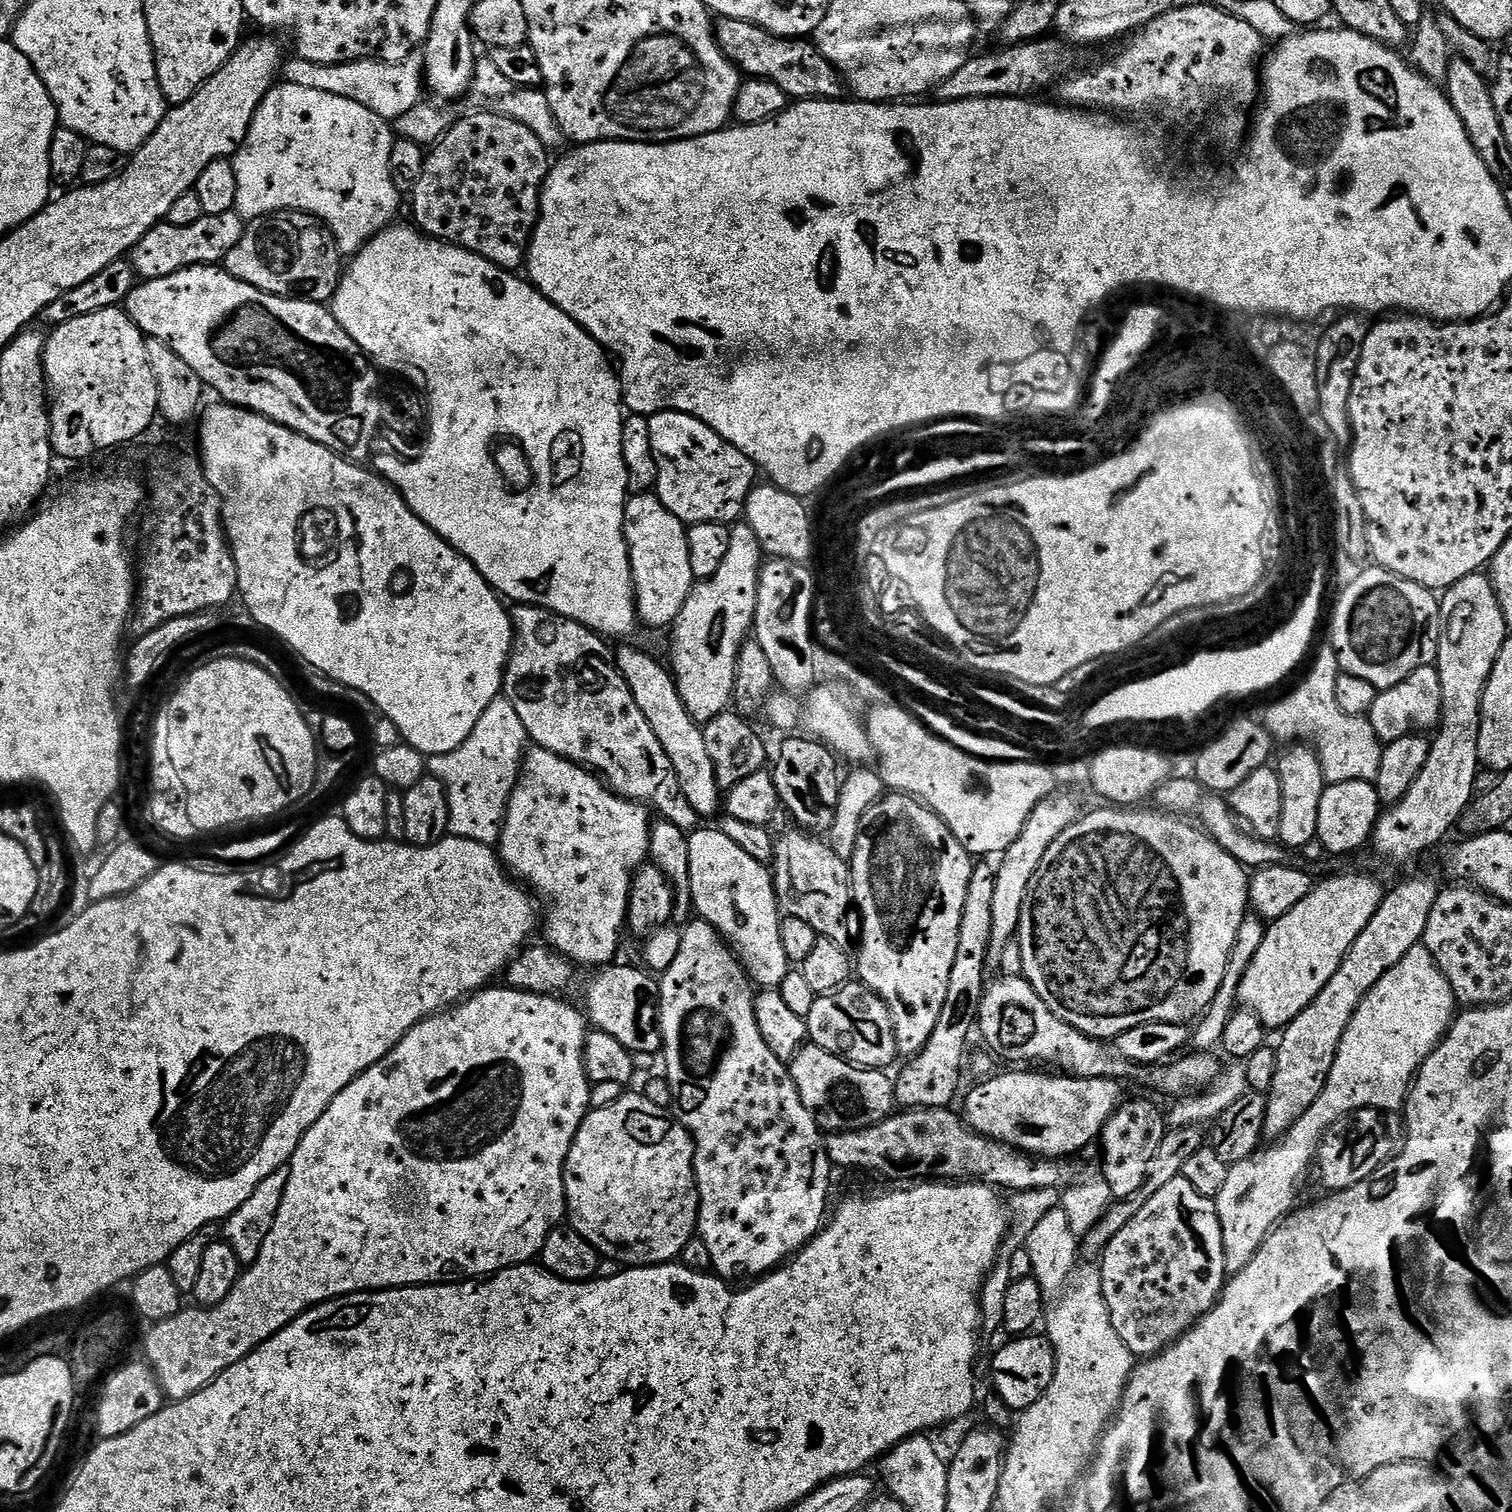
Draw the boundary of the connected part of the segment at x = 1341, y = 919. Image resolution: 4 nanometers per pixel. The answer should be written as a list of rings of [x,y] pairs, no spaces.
[[[1332,876],[1321,884],[1319,881],[1308,891],[1306,898],[1298,902],[1298,906],[1268,924],[1266,938],[1262,938],[1262,946],[1258,946],[1258,954],[1254,954],[1254,962],[1246,970],[1238,986],[1236,999],[1239,1007],[1254,1010],[1265,1029],[1285,1028],[1294,1017],[1302,1014],[1302,1010],[1306,1010],[1306,1006],[1310,1006],[1310,1002],[1314,1002],[1314,998],[1318,998],[1322,986],[1326,986],[1326,982],[1334,978],[1334,970],[1342,966],[1342,958],[1346,958],[1358,934],[1366,930],[1366,922],[1374,918],[1374,910],[1378,910],[1385,895],[1386,888],[1368,876]]]

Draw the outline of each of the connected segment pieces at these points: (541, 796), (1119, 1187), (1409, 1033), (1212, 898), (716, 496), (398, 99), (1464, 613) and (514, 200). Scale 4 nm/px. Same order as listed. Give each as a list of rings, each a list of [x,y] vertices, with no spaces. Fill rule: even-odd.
[[[533,747],[524,757],[520,777],[508,799],[498,855],[505,869],[517,881],[523,882],[541,901],[544,899],[548,903],[548,917],[542,920],[547,947],[577,966],[607,966],[617,959],[620,935],[626,932],[632,873],[649,859],[648,814],[645,805],[617,796],[599,776],[550,750]]]
[[[1144,1100],[1121,1103],[1116,1113],[1105,1122],[1104,1130],[1098,1137],[1098,1145],[1104,1151],[1102,1179],[1110,1186],[1117,1201],[1130,1199],[1144,1185],[1165,1131],[1165,1117],[1163,1120],[1159,1110]]]
[[[1423,943],[1413,946],[1362,998],[1358,1010],[1350,1018],[1346,1032],[1338,1046],[1338,1054],[1334,1054],[1334,1066],[1330,1066],[1330,1074],[1326,1078],[1326,1086],[1322,1086],[1322,1094],[1314,1098],[1310,1110],[1290,1126],[1289,1132],[1281,1136],[1271,1146],[1252,1157],[1229,1167],[1226,1174],[1226,1186],[1215,1196],[1216,1213],[1222,1226],[1222,1246],[1224,1247],[1224,1271],[1235,1274],[1243,1270],[1258,1254],[1262,1242],[1293,1211],[1297,1203],[1296,1191],[1300,1188],[1300,1179],[1309,1172],[1310,1165],[1316,1159],[1316,1148],[1320,1145],[1324,1132],[1334,1122],[1338,1122],[1346,1114],[1357,1112],[1363,1108],[1373,1108],[1379,1112],[1399,1113],[1404,1101],[1408,1098],[1408,1090],[1415,1080],[1417,1072],[1424,1064],[1426,1057],[1440,1045],[1440,1041],[1452,1026],[1457,1015],[1458,1005],[1450,990],[1450,984],[1442,974],[1440,967],[1434,962],[1432,955],[1424,948]]]
[[[1119,806],[1102,807],[1104,808],[1097,812],[1085,811],[1079,820],[1075,820],[1066,831],[1058,834],[1050,850],[1046,850],[1038,870],[1032,875],[1024,899],[1018,945],[1020,944],[1020,964],[1024,967],[1022,975],[1030,982],[1030,986],[1034,986],[1038,998],[1042,998],[1042,1002],[1046,1002],[1046,1006],[1050,1006],[1050,1010],[1058,1014],[1058,1018],[1062,1018],[1062,1022],[1074,1026],[1082,1034],[1108,1042],[1126,1030],[1134,1030],[1134,1026],[1142,1026],[1142,1022],[1187,1025],[1188,1020],[1195,1021],[1208,1011],[1222,986],[1230,950],[1234,950],[1234,938],[1238,938],[1238,926],[1242,926],[1244,917],[1250,912],[1250,876],[1244,865],[1226,854],[1226,850],[1222,850],[1222,846],[1218,846],[1203,827],[1187,819],[1159,810],[1136,812],[1140,810]]]
[[[656,412],[648,417],[650,426],[650,446],[656,459],[656,483],[654,495],[680,519],[685,526],[701,524],[702,522],[718,522],[731,525],[739,521],[744,514],[744,504],[754,487],[758,476],[758,469],[751,460],[748,460],[730,442],[726,442],[710,426],[703,424],[685,412]]]
[[[413,52],[400,64],[386,63],[382,60],[355,60],[342,64],[312,63],[296,57],[289,60],[283,63],[280,71],[285,83],[325,91],[340,98],[359,102],[389,122],[412,110],[423,99],[426,73],[425,58],[420,52]]]
[[[1487,575],[1467,576],[1454,582],[1454,586],[1450,586],[1439,597],[1439,602],[1440,641],[1434,666],[1442,682],[1440,723],[1435,729],[1436,740],[1434,736],[1431,741],[1432,749],[1426,758],[1426,766],[1422,766],[1422,774],[1418,774],[1414,786],[1410,786],[1410,790],[1398,804],[1381,811],[1376,829],[1372,831],[1370,848],[1384,860],[1408,860],[1411,856],[1434,847],[1451,828],[1455,829],[1464,811],[1470,807],[1474,799],[1472,787],[1476,784],[1476,775],[1482,772],[1482,761],[1478,754],[1482,694],[1494,670],[1494,662],[1498,662],[1502,646],[1510,639],[1510,629],[1506,626],[1506,618],[1502,618],[1502,606],[1498,606],[1494,586]]]
[[[476,110],[473,116],[455,121],[440,140],[431,145],[424,165],[410,193],[415,227],[433,240],[444,240],[470,250],[494,266],[520,270],[528,259],[528,243],[540,217],[540,191],[550,171],[549,149],[522,122],[506,118],[497,112]]]

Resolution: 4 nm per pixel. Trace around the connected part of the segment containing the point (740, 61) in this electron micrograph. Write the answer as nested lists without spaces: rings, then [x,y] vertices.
[[[723,18],[715,21],[714,31],[724,57],[745,77],[774,82],[793,101],[839,100],[845,95],[846,85],[840,73],[807,39],[776,36],[757,24]]]

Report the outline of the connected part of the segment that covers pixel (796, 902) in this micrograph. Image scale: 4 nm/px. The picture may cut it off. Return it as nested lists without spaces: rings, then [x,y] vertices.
[[[803,830],[788,832],[779,837],[774,861],[776,899],[783,911],[794,918],[802,918],[815,930],[817,937],[849,949],[854,938],[850,936],[848,911],[853,911],[851,894],[851,867],[838,858],[828,842]]]

